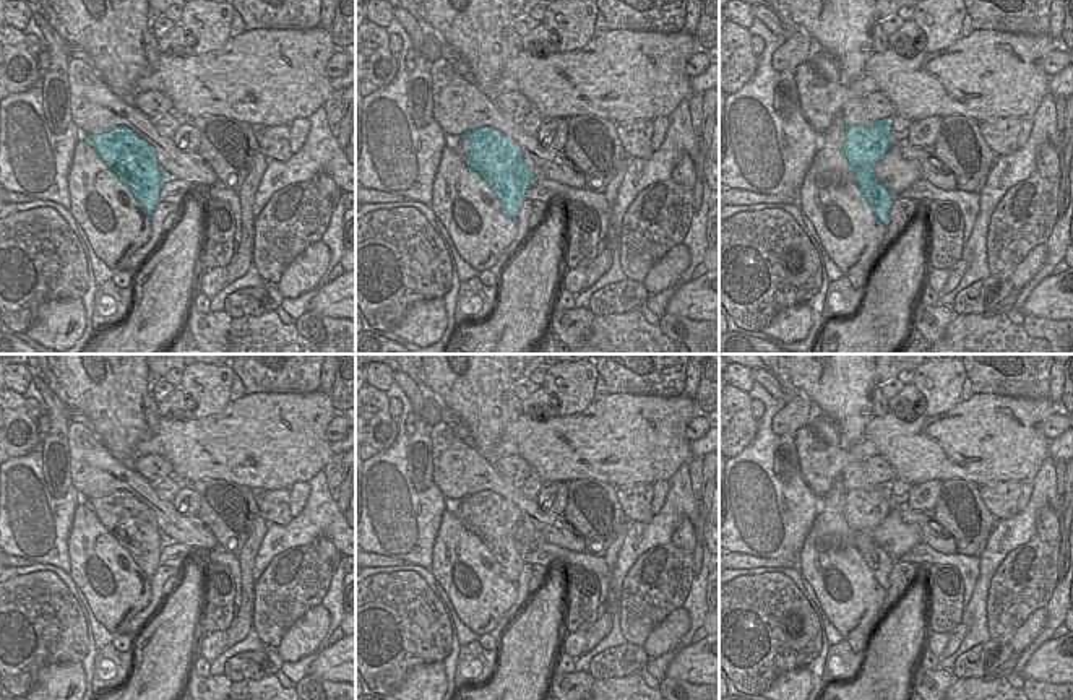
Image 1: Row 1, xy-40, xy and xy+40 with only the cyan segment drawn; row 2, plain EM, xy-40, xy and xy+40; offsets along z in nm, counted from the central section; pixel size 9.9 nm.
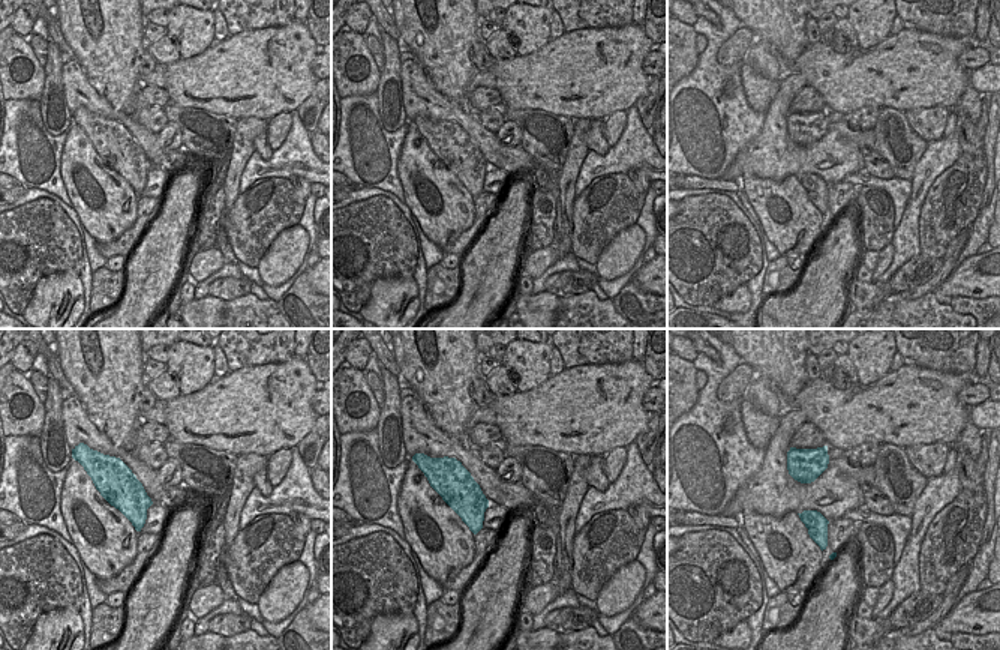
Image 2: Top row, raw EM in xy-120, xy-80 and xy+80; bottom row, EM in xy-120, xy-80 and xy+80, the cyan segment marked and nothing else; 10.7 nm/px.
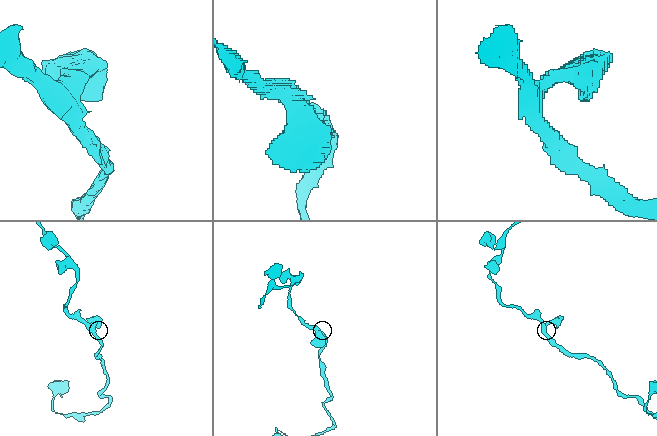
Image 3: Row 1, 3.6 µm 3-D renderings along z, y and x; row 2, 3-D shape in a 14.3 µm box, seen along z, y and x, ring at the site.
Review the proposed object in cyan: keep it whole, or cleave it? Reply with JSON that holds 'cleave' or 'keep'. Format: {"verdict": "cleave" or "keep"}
{"verdict": "keep"}

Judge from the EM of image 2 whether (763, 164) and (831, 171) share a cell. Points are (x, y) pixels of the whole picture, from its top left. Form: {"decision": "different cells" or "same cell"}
{"decision": "same cell"}

